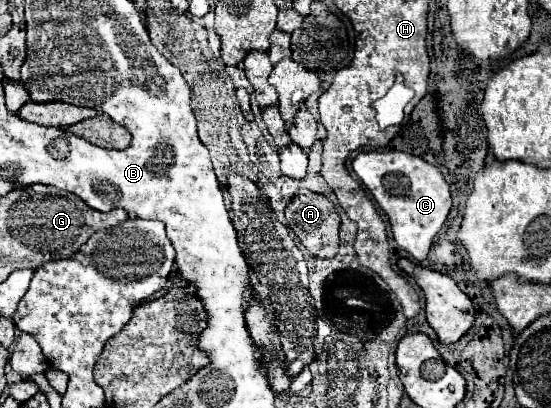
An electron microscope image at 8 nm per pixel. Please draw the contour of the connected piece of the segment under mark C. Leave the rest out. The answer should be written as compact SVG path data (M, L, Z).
M400 150L360 152L352 160L352 168L386 212L396 244L410 252L416 260L424 260L430 252L434 236L444 226L452 208L450 186L446 184L442 172L426 160Z

